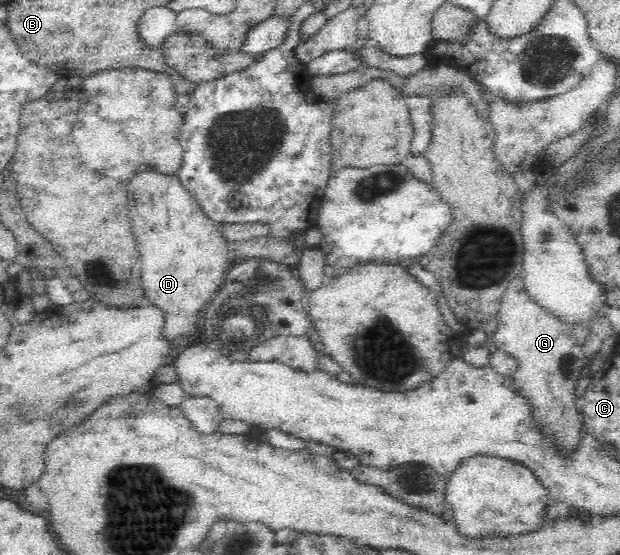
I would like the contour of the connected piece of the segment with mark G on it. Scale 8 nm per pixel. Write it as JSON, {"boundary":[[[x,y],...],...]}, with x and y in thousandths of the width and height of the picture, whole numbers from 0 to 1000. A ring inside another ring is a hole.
{"boundary":[[[831,503],[821,521],[815,524],[800,573],[800,595],[794,598],[792,613],[803,631],[819,636],[832,650],[832,665],[826,672],[829,706],[837,710],[856,739],[858,769],[868,777],[874,791],[881,791],[894,813],[918,827],[924,816],[934,813],[937,802],[937,777],[942,751],[937,744],[937,715],[931,712],[931,690],[937,683],[937,665],[944,661],[940,623],[947,618],[950,589],[940,586],[911,586],[902,582],[890,568],[884,568],[876,555],[860,546],[848,524],[844,524],[844,506]]]}

